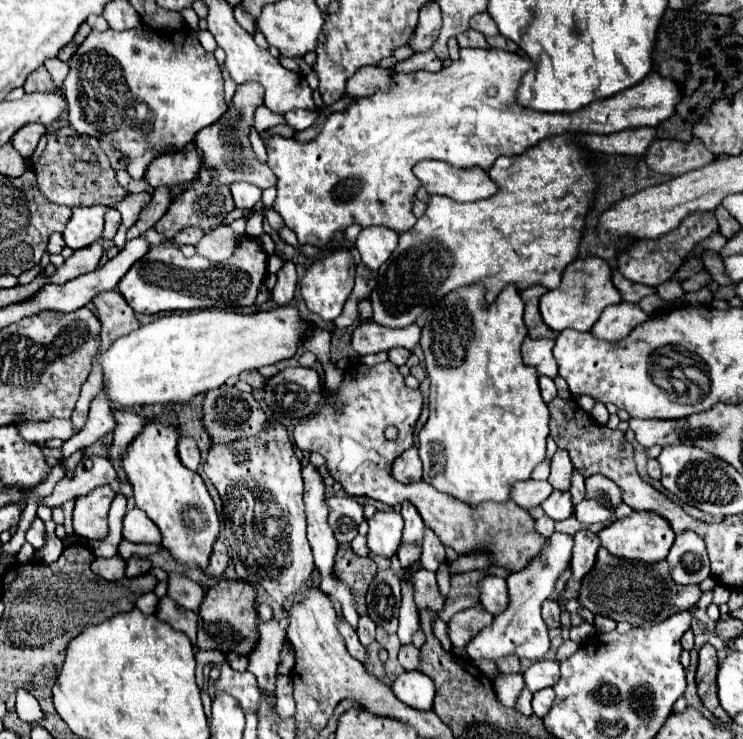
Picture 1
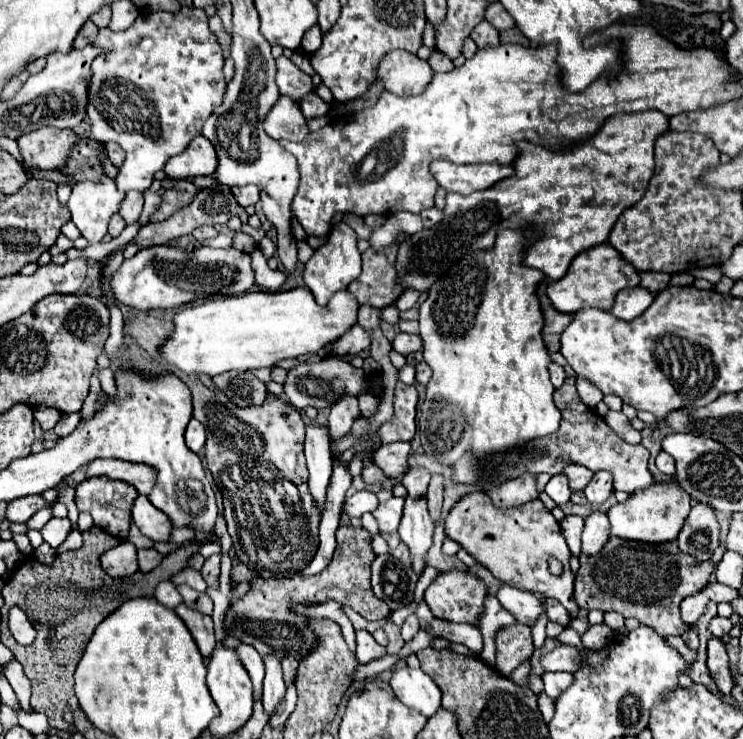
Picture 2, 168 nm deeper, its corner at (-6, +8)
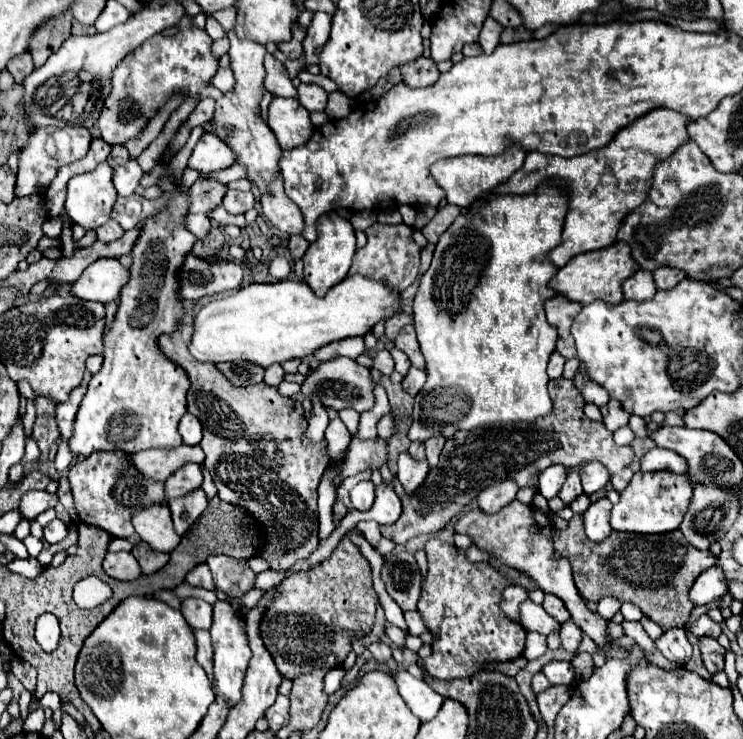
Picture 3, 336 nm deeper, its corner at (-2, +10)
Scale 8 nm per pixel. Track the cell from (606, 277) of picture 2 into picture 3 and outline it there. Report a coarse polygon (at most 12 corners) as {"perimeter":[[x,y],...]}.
{"perimeter":[[626,242],[574,256],[550,286],[574,302],[620,304],[638,264]]}

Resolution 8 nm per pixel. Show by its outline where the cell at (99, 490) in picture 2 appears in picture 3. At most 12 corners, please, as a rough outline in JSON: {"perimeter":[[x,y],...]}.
{"perimeter":[[92,452],[68,470],[80,522],[116,538],[166,504],[124,452]]}

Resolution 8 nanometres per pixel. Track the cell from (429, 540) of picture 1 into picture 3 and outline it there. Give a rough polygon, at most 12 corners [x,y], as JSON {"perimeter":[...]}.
{"perimeter":[[432,436],[426,444],[426,458],[430,468],[438,464],[438,456],[446,438]]}

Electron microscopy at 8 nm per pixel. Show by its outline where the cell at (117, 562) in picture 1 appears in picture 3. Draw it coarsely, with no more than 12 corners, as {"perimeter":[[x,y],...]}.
{"perimeter":[[130,552],[106,554],[104,570],[116,580],[136,580],[142,572]]}

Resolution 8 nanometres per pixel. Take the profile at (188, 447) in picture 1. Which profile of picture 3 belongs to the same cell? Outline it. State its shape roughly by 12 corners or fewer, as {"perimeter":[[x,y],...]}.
{"perimeter":[[182,416],[178,432],[184,444],[202,440],[202,426],[196,416]]}

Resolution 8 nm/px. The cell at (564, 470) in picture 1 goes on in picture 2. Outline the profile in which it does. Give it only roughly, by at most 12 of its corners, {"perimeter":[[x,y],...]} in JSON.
{"perimeter":[[568,464],[562,474],[568,476],[570,490],[584,490],[594,472]]}

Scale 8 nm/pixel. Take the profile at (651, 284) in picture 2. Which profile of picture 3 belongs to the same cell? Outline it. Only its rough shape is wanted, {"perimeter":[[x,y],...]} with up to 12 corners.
{"perimeter":[[670,266],[654,270],[656,286],[674,288],[686,272]]}

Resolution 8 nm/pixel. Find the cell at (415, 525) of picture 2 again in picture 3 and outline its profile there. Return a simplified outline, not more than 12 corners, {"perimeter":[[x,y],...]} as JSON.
{"perimeter":[[398,456],[396,478],[406,492],[414,492],[426,478],[428,460]]}

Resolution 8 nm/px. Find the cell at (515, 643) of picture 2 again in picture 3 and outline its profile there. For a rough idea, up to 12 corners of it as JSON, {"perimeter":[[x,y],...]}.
{"perimeter":[[426,542],[424,670],[472,676],[522,656],[500,610],[514,582],[462,548]]}

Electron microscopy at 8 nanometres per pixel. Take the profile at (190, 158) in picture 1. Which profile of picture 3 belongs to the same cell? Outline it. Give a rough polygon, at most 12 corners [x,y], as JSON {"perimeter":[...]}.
{"perimeter":[[206,132],[188,166],[200,174],[224,170],[236,162],[234,150]]}

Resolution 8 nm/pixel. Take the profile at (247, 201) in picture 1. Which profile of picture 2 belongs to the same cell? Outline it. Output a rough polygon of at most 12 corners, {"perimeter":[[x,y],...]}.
{"perimeter":[[254,184],[234,186],[232,192],[242,208],[260,200]]}

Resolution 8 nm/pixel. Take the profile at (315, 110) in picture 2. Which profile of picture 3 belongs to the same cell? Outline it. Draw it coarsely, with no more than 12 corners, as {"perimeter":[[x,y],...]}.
{"perimeter":[[300,84],[298,100],[310,112],[324,110],[328,94],[318,84]]}

